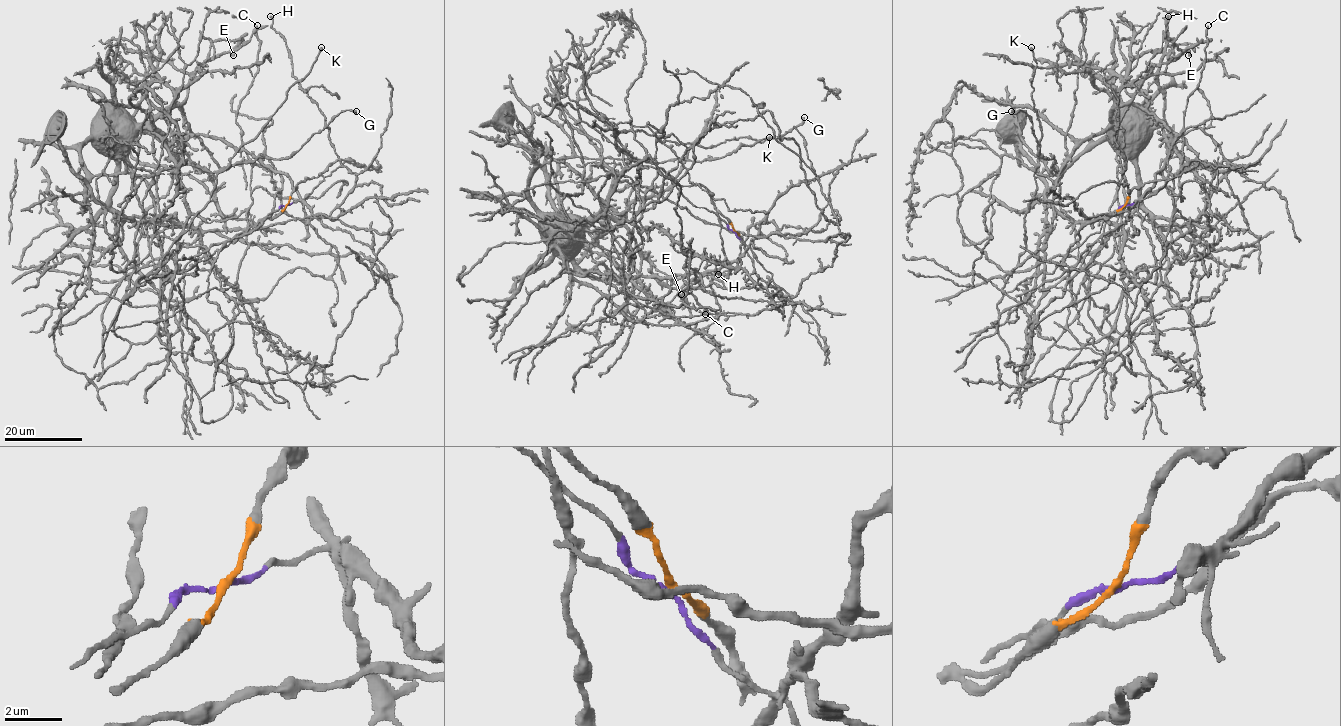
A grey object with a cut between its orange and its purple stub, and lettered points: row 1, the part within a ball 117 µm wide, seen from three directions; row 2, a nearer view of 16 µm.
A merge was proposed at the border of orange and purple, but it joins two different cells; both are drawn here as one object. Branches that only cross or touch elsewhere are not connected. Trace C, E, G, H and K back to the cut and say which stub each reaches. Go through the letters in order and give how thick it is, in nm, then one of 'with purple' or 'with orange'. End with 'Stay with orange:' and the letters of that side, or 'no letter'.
C: calibre 240 nm; with orange
E: calibre 360 nm; with orange
G: calibre 300 nm; with orange
H: calibre 220 nm; with orange
K: calibre 420 nm; with purple
Stay with orange: C, E, G, H

